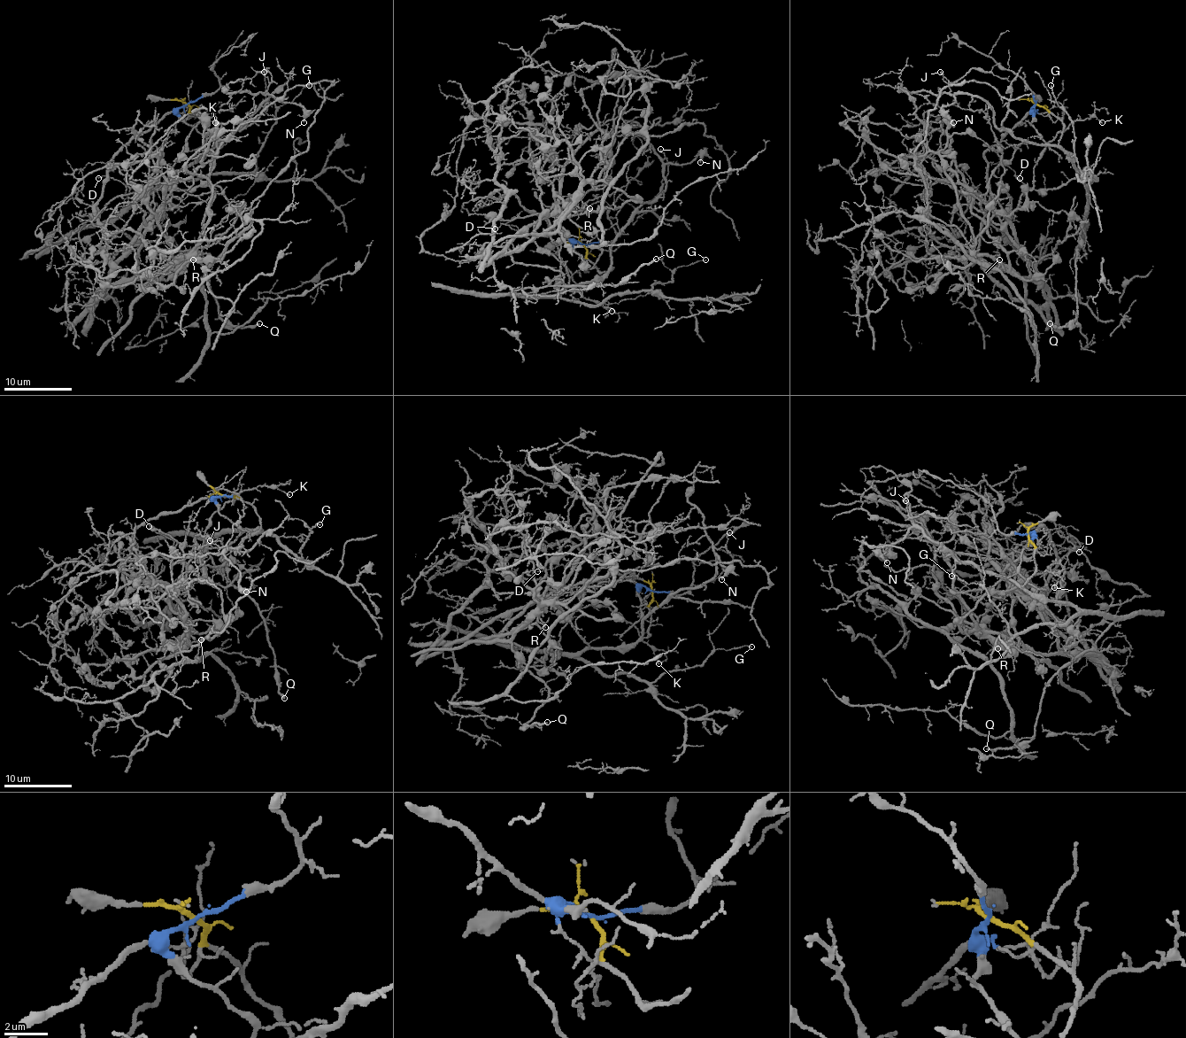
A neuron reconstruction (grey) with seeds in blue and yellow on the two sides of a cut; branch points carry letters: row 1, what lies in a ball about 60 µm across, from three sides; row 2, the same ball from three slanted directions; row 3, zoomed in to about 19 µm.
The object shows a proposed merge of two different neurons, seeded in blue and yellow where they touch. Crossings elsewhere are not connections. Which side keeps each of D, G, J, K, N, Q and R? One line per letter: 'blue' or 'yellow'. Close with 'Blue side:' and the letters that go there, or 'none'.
D: yellow
G: yellow
J: yellow
K: blue
N: yellow
Q: yellow
R: blue
Blue side: K, R

